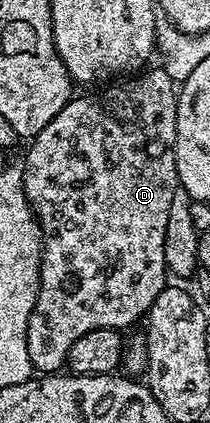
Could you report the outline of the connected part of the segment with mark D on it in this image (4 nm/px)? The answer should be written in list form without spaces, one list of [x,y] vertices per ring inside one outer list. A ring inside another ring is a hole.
[[[156,66],[156,67],[157,67],[157,68],[153,68],[153,67],[150,67],[150,68],[149,68],[149,69],[148,69],[148,70],[145,70],[145,71],[142,71],[142,72],[141,72],[141,73],[140,73],[140,74],[137,74],[137,75],[134,75],[134,76],[133,76],[133,77],[132,77],[132,78],[125,78],[125,79],[122,79],[122,80],[121,80],[121,81],[120,81],[120,82],[117,82],[117,83],[121,83],[121,82],[122,82],[122,84],[117,84],[117,83],[114,83],[114,84],[113,84],[113,85],[112,85],[112,86],[109,86],[109,87],[113,87],[113,86],[114,86],[114,88],[109,88],[109,89],[107,89],[107,90],[106,90],[106,92],[101,92],[101,93],[99,93],[99,94],[98,94],[98,96],[77,96],[77,97],[75,97],[75,98],[74,98],[74,100],[73,100],[73,97],[72,97],[72,98],[69,98],[69,99],[66,99],[66,102],[65,102],[65,105],[64,105],[64,106],[62,106],[62,107],[61,107],[61,109],[60,109],[60,110],[59,110],[59,114],[55,114],[55,115],[54,115],[54,116],[52,116],[52,117],[51,117],[51,118],[50,118],[50,120],[49,120],[49,121],[48,121],[48,122],[47,122],[47,126],[43,126],[43,130],[39,130],[39,134],[38,134],[38,135],[37,135],[37,136],[34,136],[34,137],[32,137],[32,140],[31,140],[31,143],[30,143],[30,144],[33,144],[33,145],[31,145],[31,146],[30,146],[30,148],[29,148],[29,153],[27,153],[27,154],[26,154],[26,156],[25,156],[25,164],[24,164],[24,163],[23,163],[23,171],[22,171],[22,174],[21,174],[21,181],[22,181],[22,182],[23,182],[23,186],[24,186],[24,187],[25,187],[25,196],[26,196],[26,198],[27,198],[27,199],[29,199],[29,205],[31,205],[31,207],[33,207],[33,214],[34,214],[34,216],[36,216],[36,218],[37,218],[37,225],[39,225],[39,226],[40,226],[40,227],[41,227],[41,277],[40,277],[40,278],[39,278],[39,290],[38,290],[38,291],[37,291],[37,297],[36,297],[36,298],[35,298],[35,306],[34,306],[34,307],[33,307],[33,309],[32,309],[32,310],[31,310],[31,318],[30,318],[30,319],[29,319],[29,321],[28,321],[28,322],[27,322],[27,354],[28,354],[28,355],[29,355],[29,357],[30,357],[30,358],[31,358],[31,362],[32,362],[32,363],[33,363],[33,366],[34,366],[34,369],[36,369],[36,371],[37,371],[37,372],[38,372],[38,373],[41,373],[41,374],[53,374],[53,373],[56,373],[56,372],[57,372],[57,371],[58,371],[58,370],[61,370],[61,369],[64,369],[64,368],[65,368],[65,367],[66,367],[66,364],[67,364],[67,361],[68,361],[68,358],[69,358],[69,351],[70,351],[70,350],[71,350],[71,346],[75,346],[75,341],[76,341],[76,340],[78,340],[78,339],[79,339],[79,338],[83,338],[83,334],[87,334],[87,333],[88,333],[88,332],[90,332],[90,331],[91,331],[91,330],[99,330],[99,329],[100,329],[100,328],[116,328],[116,329],[118,329],[118,330],[125,330],[125,327],[127,327],[127,326],[128,326],[128,324],[133,324],[133,323],[135,323],[135,322],[136,322],[136,320],[137,320],[137,319],[139,319],[139,318],[140,318],[140,316],[141,316],[141,319],[142,319],[142,317],[144,317],[144,316],[145,316],[145,315],[146,315],[146,313],[148,313],[148,311],[149,311],[149,308],[150,308],[150,306],[152,306],[152,304],[153,304],[153,303],[154,303],[154,302],[155,302],[155,298],[159,298],[159,294],[160,294],[160,293],[161,293],[161,292],[162,292],[162,291],[163,291],[163,289],[164,289],[164,288],[165,288],[165,287],[167,287],[167,280],[165,280],[165,276],[166,276],[166,277],[167,277],[167,269],[166,269],[166,266],[165,266],[165,260],[164,260],[164,235],[165,235],[165,233],[166,233],[166,231],[167,231],[167,218],[168,218],[168,214],[169,214],[169,213],[170,213],[170,209],[171,209],[171,198],[173,198],[173,197],[174,197],[174,193],[175,193],[175,190],[176,190],[176,189],[177,189],[177,187],[178,187],[178,186],[179,186],[179,181],[178,181],[178,178],[177,178],[177,154],[176,154],[176,151],[175,151],[175,145],[176,145],[176,142],[177,142],[177,94],[178,94],[178,89],[177,89],[177,88],[176,88],[176,87],[175,87],[175,81],[173,81],[173,80],[172,80],[172,78],[171,78],[171,77],[169,77],[169,76],[168,76],[168,75],[167,75],[167,73],[165,73],[165,70],[164,70],[164,67],[161,67],[161,66]]]

